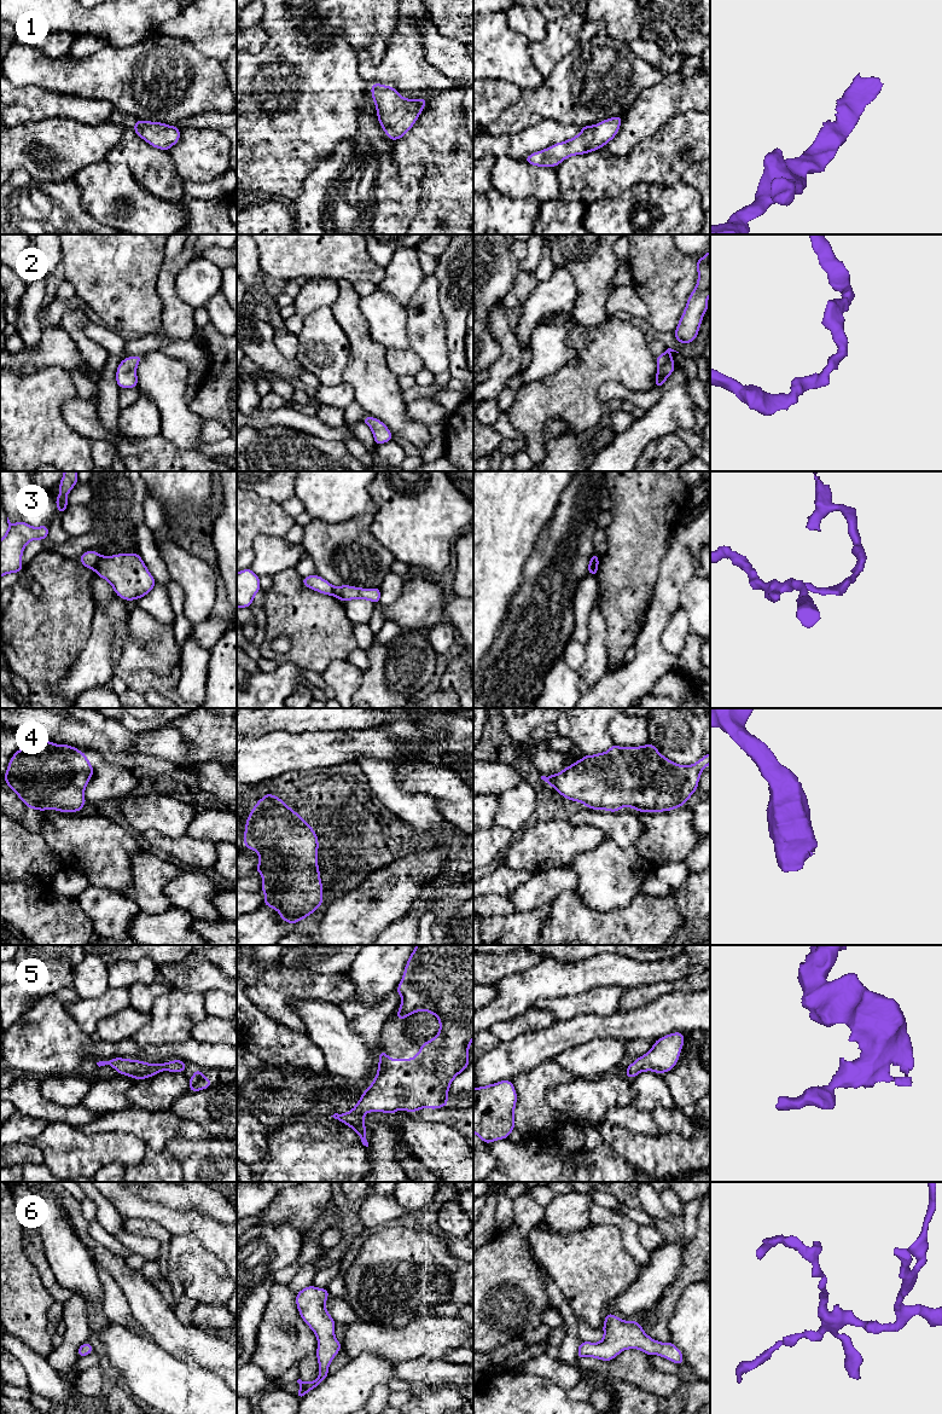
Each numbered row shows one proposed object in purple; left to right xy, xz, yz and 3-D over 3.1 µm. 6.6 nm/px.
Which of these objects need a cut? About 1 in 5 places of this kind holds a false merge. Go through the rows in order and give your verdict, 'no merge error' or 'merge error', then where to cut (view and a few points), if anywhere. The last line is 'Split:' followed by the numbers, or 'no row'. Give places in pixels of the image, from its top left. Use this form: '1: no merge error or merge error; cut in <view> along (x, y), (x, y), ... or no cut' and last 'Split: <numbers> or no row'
1: no merge error; no cut
2: no merge error; no cut
3: merge error; cut in xy along (100, 556), (93, 569)
4: no merge error; no cut
5: no merge error; no cut
6: no merge error; no cut
Split: 3

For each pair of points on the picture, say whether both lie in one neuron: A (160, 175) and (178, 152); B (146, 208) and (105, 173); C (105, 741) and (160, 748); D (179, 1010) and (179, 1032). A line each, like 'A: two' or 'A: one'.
A: two
B: one
C: one
D: one

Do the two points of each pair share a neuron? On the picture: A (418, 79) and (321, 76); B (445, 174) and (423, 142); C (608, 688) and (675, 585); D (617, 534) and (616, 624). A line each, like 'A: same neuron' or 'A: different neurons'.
A: different neurons
B: same neuron
C: same neuron
D: same neuron

